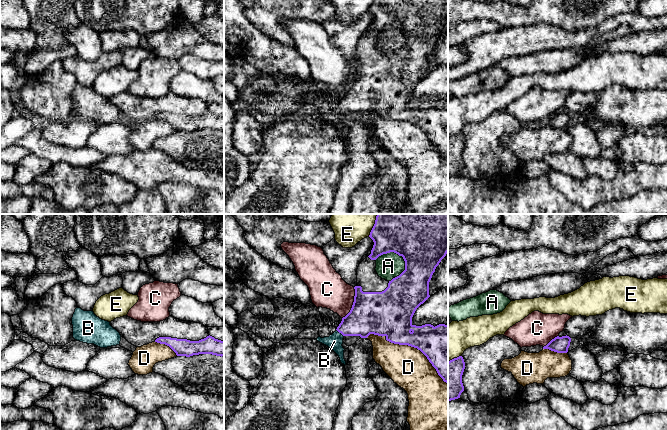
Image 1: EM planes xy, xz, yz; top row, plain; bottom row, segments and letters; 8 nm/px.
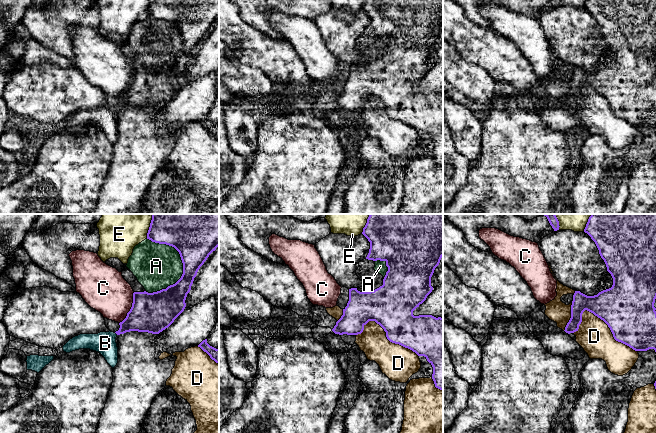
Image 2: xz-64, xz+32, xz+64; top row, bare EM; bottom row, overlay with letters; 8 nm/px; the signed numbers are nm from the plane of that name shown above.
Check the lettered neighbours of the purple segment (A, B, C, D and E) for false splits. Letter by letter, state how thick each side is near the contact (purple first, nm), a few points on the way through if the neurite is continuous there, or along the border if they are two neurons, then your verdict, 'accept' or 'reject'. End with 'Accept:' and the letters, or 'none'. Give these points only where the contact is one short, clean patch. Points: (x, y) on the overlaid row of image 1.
A: 420 nm thick on the purple side, 200 nm on the other; reject
B: 280 nm thick on the purple side, 120 nm on the other; runs through xz (366, 316), (340, 332), (334, 341); accept
C: 360 nm thick on the purple side, 280 nm on the other; border along xz (354, 287), (352, 307), (342, 318); reject
D: 300 nm thick on the purple side, 320 nm on the other; reject
E: 480 nm thick on the purple side, 360 nm on the other; reject
Accept: B

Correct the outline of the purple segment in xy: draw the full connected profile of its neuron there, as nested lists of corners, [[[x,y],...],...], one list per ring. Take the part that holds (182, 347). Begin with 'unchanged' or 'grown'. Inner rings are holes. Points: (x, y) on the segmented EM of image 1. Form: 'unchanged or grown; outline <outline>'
unchanged; outline [[[210,335],[199,341],[159,337],[155,340],[155,342],[169,346],[177,356],[190,357],[199,354],[224,356],[224,341],[215,339]]]

